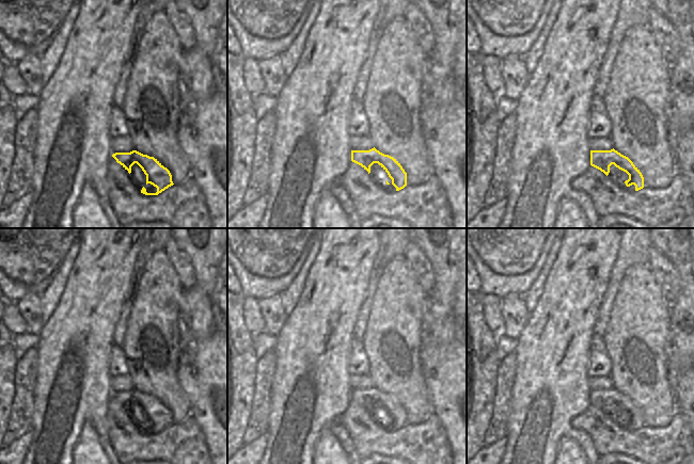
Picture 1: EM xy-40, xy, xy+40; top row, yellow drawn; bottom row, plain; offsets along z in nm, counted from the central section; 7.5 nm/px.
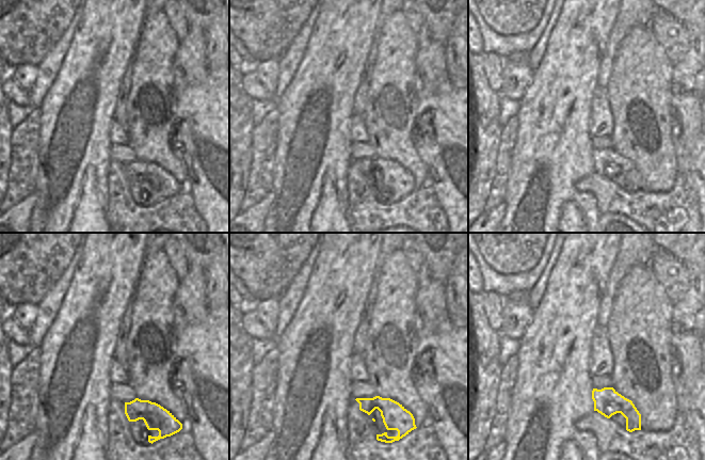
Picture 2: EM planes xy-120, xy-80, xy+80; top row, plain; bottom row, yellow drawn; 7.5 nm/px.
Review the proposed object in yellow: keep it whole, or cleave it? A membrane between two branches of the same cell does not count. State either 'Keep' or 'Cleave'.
Keep.

